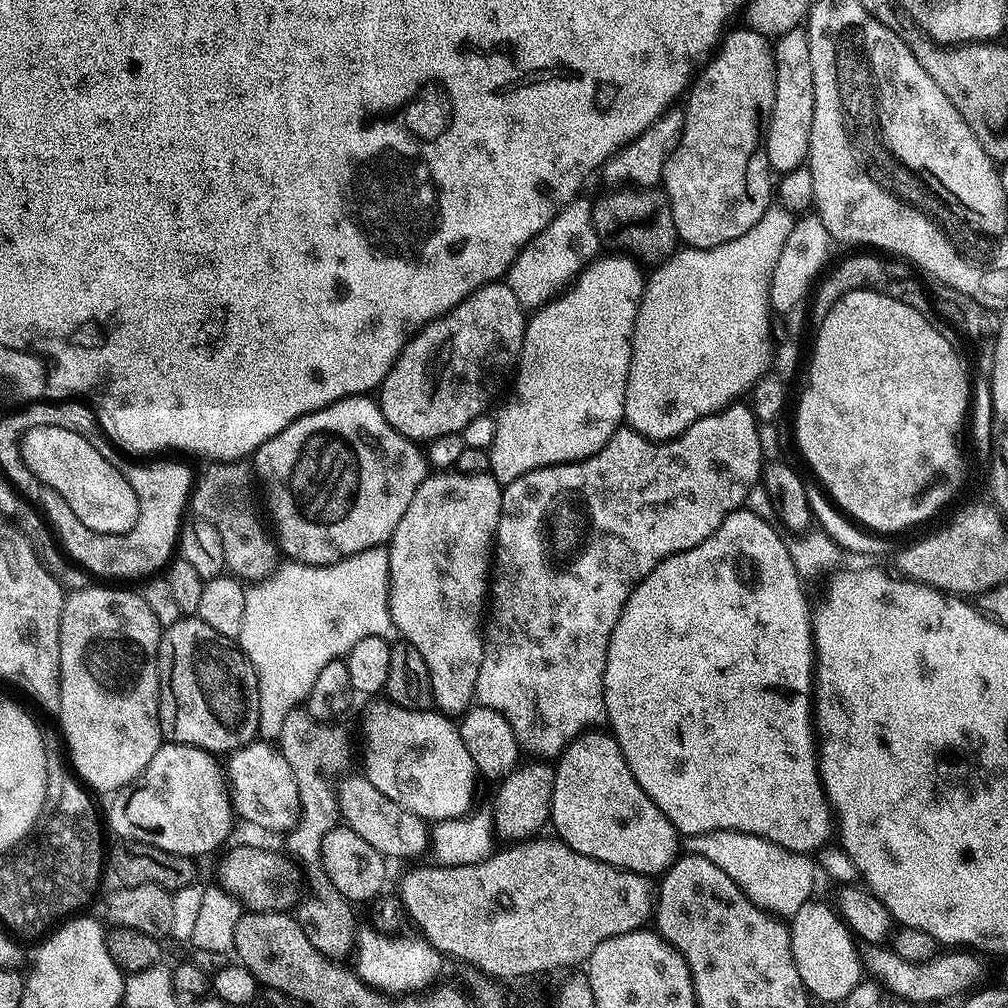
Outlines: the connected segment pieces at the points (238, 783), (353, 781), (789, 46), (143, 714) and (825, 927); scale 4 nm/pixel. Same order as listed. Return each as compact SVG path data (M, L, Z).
M268 742L243 744L241 748L234 749L227 760L226 783L235 815L239 819L241 816L248 824L257 824L272 832L284 834L291 830L300 817L298 782L279 747Z
M363 774L347 775L338 786L340 814L343 823L358 834L365 842L370 842L385 858L397 856L400 860L412 860L430 848L430 824L418 814L410 814L398 802L386 798L378 786L374 786Z
M803 27L778 37L774 44L776 81L774 110L768 123L768 166L773 173L783 174L805 167L810 146L810 130L814 122L814 66L810 66L810 42Z
M104 586L108 588L78 588L69 591L64 597L62 618L60 619L60 719L59 731L62 733L63 743L66 745L66 756L70 761L73 773L93 793L108 792L114 794L118 789L124 788L131 780L136 780L146 770L150 758L160 749L162 737L160 735L160 671L156 665L156 651L160 645L162 631L158 618L146 606L143 595L139 591L127 592L124 586Z
M808 900L790 917L790 950L794 954L794 966L798 966L798 974L809 997L816 999L817 996L820 1000L839 1002L845 1000L850 990L854 990L854 986L861 982L862 952L856 949L858 941L840 919L835 907L828 905L827 908L819 904L818 900Z

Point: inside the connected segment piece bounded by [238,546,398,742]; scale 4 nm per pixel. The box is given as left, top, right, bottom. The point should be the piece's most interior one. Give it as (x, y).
(302, 616)

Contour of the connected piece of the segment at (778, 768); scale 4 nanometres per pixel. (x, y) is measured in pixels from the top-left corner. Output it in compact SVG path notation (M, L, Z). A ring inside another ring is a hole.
M747 510L732 512L722 526L710 534L698 546L682 550L666 558L630 594L614 634L610 634L610 646L606 654L604 671L604 701L606 702L607 727L616 737L620 753L630 766L630 774L638 778L638 786L650 794L650 802L666 814L666 818L681 837L697 836L718 830L734 830L766 838L791 852L819 853L834 836L834 813L824 792L820 776L818 736L814 731L814 612L808 609L804 597L805 581L798 574L790 558L790 550L781 533L767 520ZM736 560L752 560L756 581L747 584L736 569Z

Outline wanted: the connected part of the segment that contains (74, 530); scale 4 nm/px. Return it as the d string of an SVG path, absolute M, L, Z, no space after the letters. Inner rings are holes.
M164 458L164 468L160 472L160 498L148 498L148 508L140 508L140 521L144 518L144 522L152 522L154 520L154 508L152 506L168 506L166 512L168 512L168 520L164 518L164 522L168 522L168 528L164 524L160 524L160 528L136 528L136 532L125 532L122 536L111 536L110 534L98 534L94 530L90 530L86 526L82 526L82 522L78 522L78 518L75 514L68 512L68 544L64 547L63 551L66 553L69 561L75 562L84 569L85 572L91 574L93 577L105 576L105 581L108 582L128 582L124 580L140 580L151 577L153 574L165 567L173 559L174 553L178 548L178 541L180 539L180 529L186 519L186 509L190 504L190 497L192 495L192 489L194 487L194 472L191 472L184 464L179 464L174 458Z

